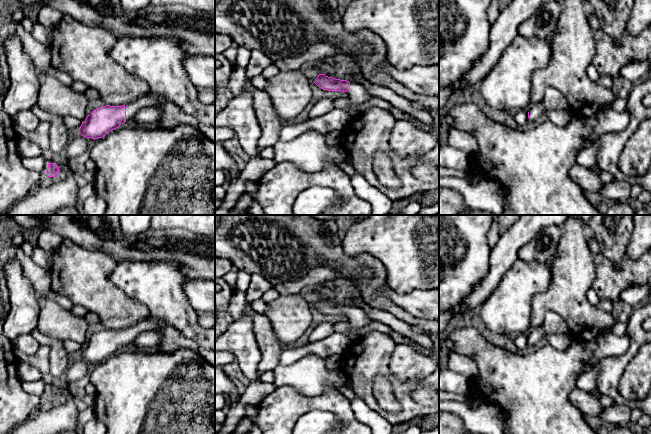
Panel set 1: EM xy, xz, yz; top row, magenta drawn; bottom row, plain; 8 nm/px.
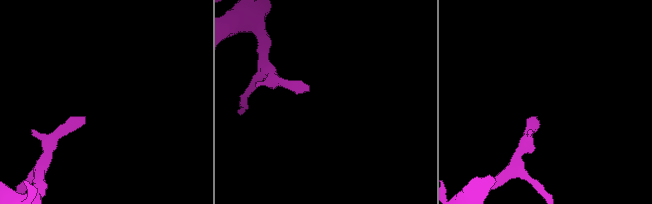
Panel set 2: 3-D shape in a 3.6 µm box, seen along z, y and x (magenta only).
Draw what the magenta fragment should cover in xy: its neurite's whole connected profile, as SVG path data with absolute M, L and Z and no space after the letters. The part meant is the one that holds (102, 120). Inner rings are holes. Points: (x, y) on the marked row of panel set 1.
M146 94L133 99L126 105L99 107L86 117L78 131L87 139L92 138L95 140L102 138L124 122L132 120L142 108L153 107L165 101L161 96Z

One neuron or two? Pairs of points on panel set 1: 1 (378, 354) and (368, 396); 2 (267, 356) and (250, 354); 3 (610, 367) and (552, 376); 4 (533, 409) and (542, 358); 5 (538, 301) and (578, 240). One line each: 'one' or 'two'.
1: one
2: two
3: two
4: one
5: one

